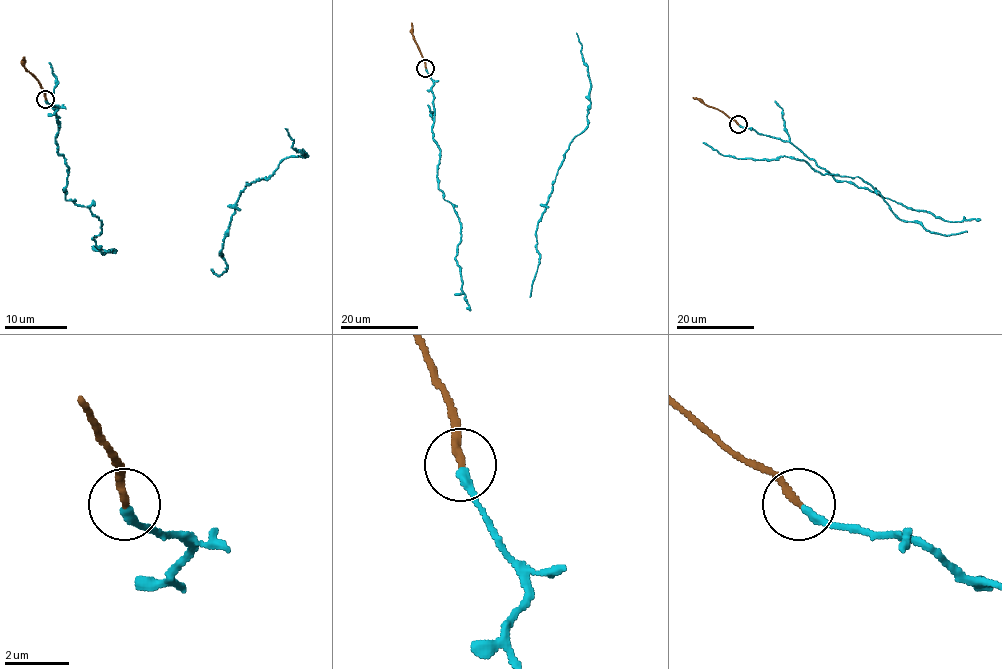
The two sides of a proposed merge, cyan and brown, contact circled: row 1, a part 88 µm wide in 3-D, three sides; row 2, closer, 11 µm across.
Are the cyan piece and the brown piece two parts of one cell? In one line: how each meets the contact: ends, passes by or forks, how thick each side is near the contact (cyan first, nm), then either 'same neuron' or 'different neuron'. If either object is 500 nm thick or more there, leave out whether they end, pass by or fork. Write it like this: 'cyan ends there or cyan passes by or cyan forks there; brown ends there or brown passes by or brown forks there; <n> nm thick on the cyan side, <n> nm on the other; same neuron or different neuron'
cyan ends there; brown ends there; 260 nm thick on the cyan side, 220 nm on the other; same neuron

